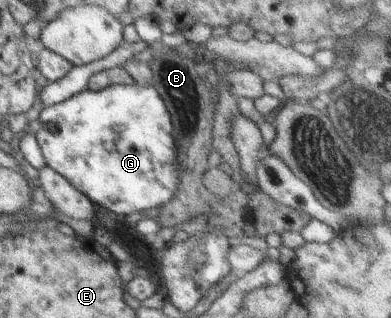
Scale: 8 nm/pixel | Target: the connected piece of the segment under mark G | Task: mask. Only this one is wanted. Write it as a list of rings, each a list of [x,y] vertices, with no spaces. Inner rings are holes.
[[[115,84],[99,91],[88,88],[60,104],[43,108],[39,114],[42,128],[36,132],[42,156],[52,170],[62,174],[76,190],[84,192],[93,203],[126,216],[151,208],[160,208],[175,198],[180,186],[183,164],[176,158],[174,126],[170,112],[158,90],[150,86]]]

